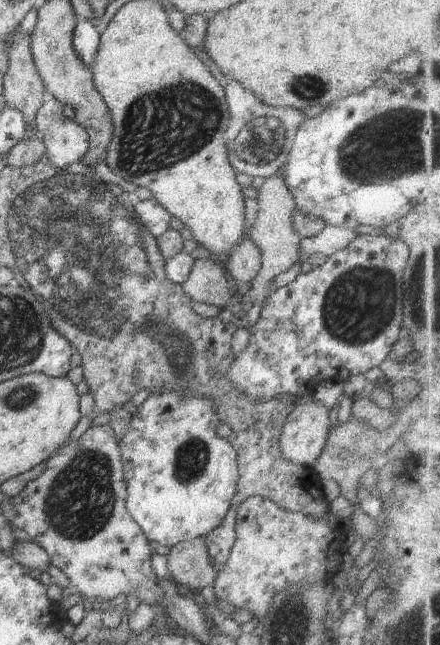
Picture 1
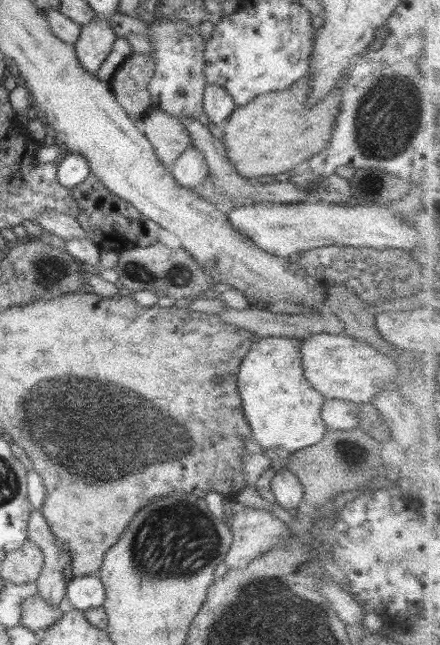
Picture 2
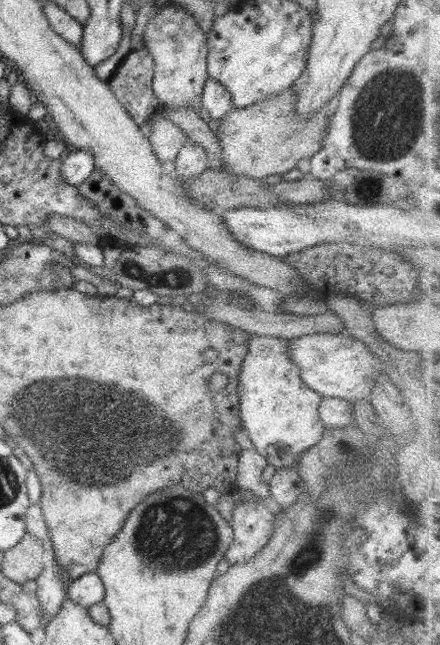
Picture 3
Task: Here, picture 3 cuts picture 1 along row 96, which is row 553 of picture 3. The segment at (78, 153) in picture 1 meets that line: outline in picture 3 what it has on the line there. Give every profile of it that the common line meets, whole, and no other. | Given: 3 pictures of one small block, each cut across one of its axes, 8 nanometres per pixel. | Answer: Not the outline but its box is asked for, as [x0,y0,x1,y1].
[25,503,67,626]

